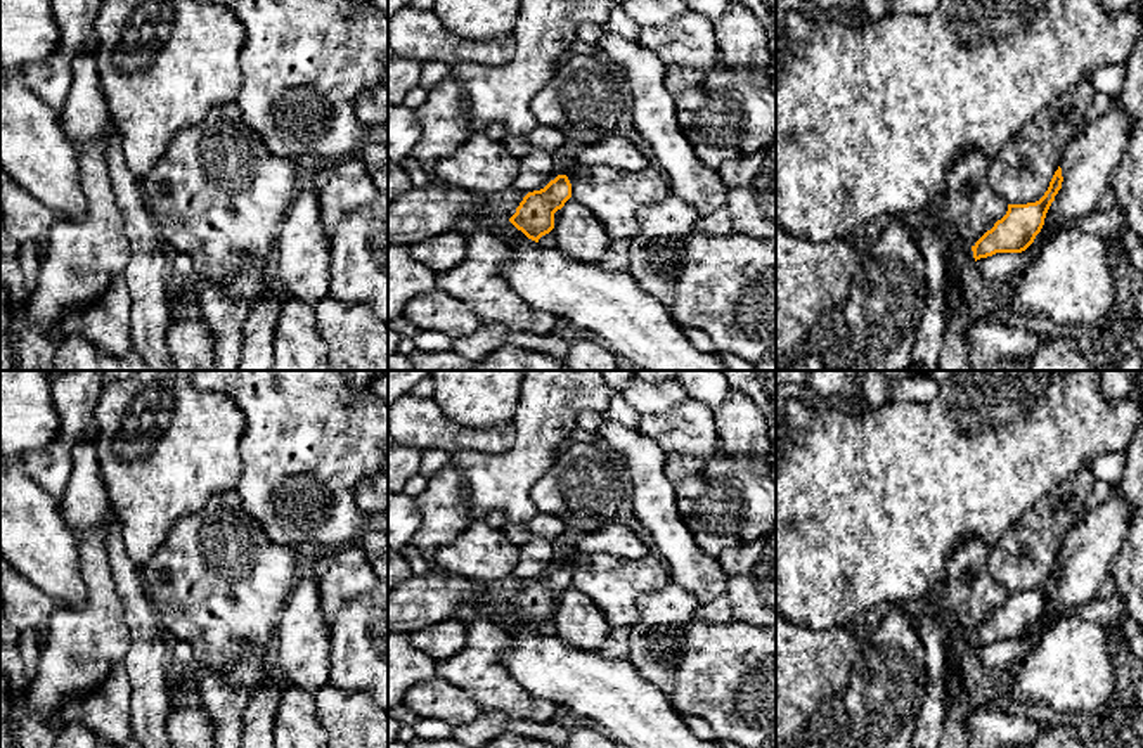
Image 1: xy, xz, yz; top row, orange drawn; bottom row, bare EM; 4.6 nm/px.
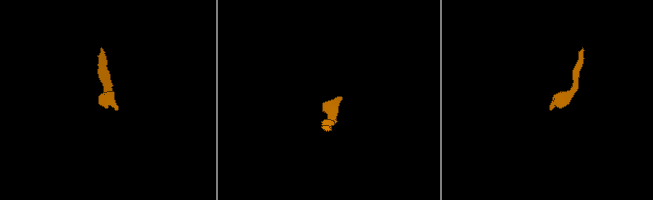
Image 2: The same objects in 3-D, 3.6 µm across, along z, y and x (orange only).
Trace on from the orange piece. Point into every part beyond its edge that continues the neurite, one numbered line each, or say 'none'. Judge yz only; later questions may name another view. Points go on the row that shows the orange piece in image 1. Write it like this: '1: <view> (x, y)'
none

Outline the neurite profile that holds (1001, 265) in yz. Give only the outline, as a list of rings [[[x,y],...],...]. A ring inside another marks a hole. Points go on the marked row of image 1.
[[[1044,242],[1034,244],[1022,253],[996,253],[987,258],[977,260],[978,272],[987,280],[1010,280],[1018,272],[1025,270],[1043,249]]]

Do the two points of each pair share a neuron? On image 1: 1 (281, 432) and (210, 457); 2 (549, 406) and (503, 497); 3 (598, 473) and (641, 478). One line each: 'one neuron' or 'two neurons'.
1: two neurons
2: one neuron
3: two neurons

